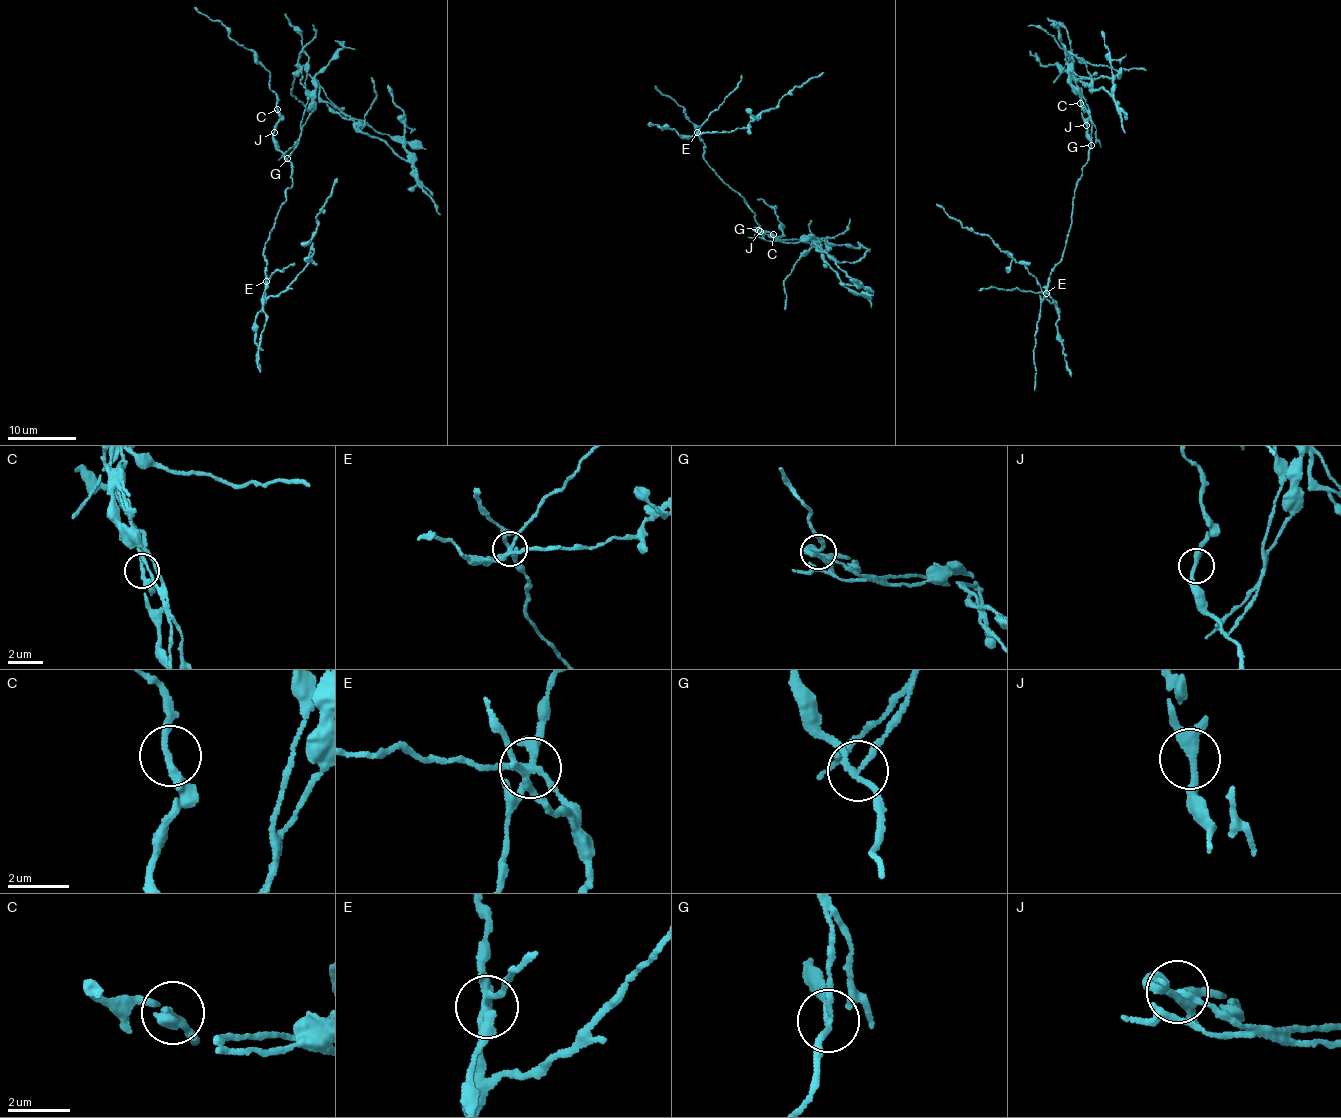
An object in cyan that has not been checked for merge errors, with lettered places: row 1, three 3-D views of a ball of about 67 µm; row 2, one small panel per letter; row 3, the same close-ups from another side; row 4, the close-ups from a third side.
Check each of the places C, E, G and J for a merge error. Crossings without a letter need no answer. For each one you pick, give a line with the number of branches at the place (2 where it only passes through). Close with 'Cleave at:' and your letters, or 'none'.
E: branches 4
G: branches 3
Cleave at: E, G

